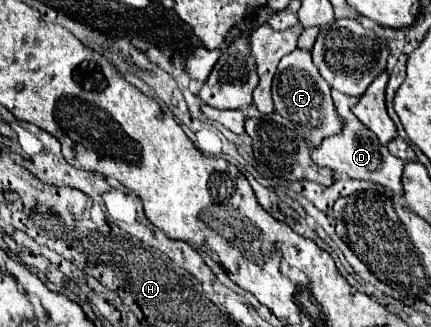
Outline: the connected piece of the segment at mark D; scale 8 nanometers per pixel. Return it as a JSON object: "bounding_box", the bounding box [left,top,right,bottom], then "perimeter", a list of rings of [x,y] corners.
{"bounding_box":[312,90,404,196],"perimeter":[[[332,90],[332,98],[334,98],[338,114],[346,120],[346,128],[338,136],[324,138],[324,142],[316,150],[312,150],[312,160],[316,164],[320,164],[320,166],[332,168],[338,174],[346,174],[350,178],[358,178],[358,180],[368,180],[368,182],[380,184],[380,186],[392,190],[396,196],[402,196],[402,168],[404,168],[404,162],[400,158],[392,156],[388,152],[388,148],[382,146],[378,142],[378,138],[374,138],[374,132],[366,130],[366,126],[362,126],[362,122],[358,122],[354,118],[350,108],[358,102],[358,98],[346,96],[346,94],[338,92],[338,90]]]}

